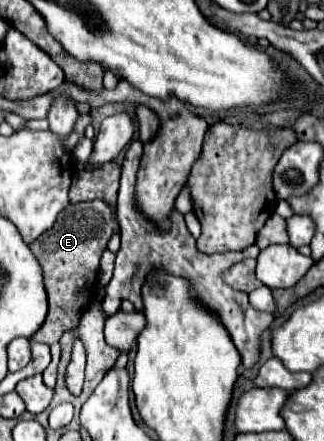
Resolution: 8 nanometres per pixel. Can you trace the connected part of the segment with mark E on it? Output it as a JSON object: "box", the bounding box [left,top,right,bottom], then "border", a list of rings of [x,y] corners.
{"box":[30,199,116,345],"border":[[[96,199],[86,203],[68,205],[56,219],[54,227],[50,227],[36,243],[30,243],[30,249],[44,271],[44,287],[48,293],[48,313],[44,325],[32,335],[32,341],[52,345],[56,343],[64,331],[74,329],[90,307],[98,285],[98,269],[100,257],[106,249],[108,239],[116,229],[116,219],[112,217],[112,209]]]}

